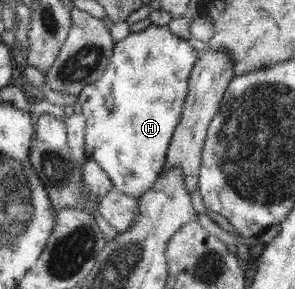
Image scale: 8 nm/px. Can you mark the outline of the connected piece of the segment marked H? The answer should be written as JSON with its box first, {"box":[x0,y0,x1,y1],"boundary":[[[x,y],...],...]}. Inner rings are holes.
{"box":[77,25,202,198],"boundary":[[[149,25],[142,31],[132,31],[115,43],[110,62],[104,74],[85,86],[77,100],[85,118],[86,156],[96,161],[112,181],[114,189],[140,198],[154,186],[167,159],[172,135],[180,122],[194,63],[202,51],[196,51],[187,39],[172,34],[167,26]]]}

